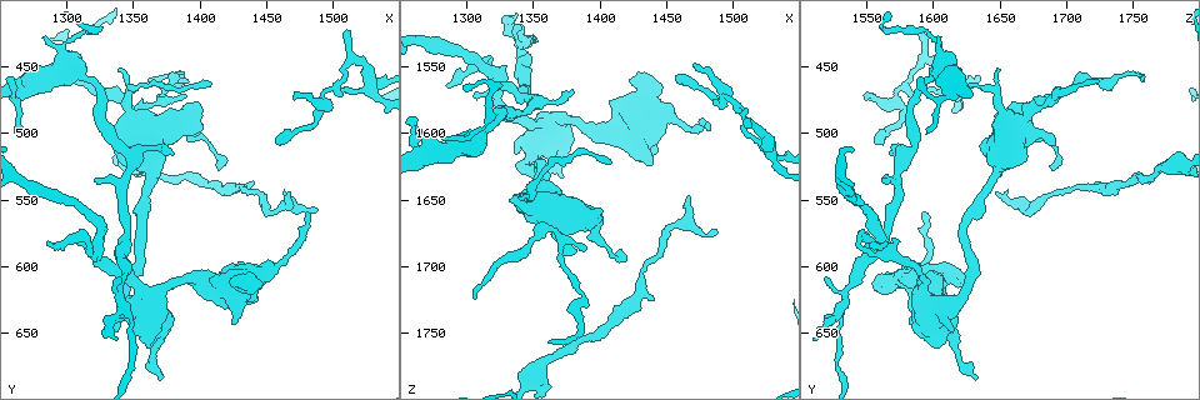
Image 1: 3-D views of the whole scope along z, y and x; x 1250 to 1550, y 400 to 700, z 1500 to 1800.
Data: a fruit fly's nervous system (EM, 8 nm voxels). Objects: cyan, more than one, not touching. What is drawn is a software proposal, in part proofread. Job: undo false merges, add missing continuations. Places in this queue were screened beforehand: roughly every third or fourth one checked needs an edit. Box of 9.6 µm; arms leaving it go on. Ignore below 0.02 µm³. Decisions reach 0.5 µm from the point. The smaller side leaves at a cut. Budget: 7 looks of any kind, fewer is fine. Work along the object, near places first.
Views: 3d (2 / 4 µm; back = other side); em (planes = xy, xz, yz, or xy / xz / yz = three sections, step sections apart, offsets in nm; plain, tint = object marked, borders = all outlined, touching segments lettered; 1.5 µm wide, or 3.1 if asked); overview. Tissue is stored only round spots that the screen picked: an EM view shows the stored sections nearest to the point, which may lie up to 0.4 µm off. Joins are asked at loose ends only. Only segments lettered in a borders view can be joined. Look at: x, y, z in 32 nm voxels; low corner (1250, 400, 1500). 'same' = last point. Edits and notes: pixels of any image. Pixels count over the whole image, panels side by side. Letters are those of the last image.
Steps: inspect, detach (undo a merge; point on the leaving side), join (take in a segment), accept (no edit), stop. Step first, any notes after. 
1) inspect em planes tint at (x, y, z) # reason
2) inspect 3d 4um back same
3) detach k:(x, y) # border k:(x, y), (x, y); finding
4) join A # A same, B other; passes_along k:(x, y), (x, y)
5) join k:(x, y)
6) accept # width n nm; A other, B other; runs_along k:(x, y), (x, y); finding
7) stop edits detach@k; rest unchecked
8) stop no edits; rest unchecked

inspect 3d 2um at (1380, 518, 1570) # free end

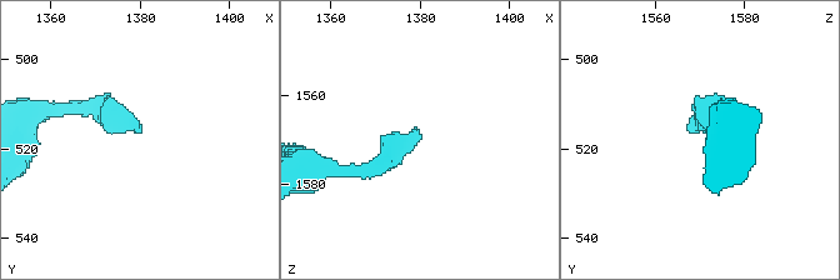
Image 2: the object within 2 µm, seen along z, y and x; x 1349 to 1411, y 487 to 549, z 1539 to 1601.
inspect em planes borders at (1380, 516, 1568) # shape alone is not enough

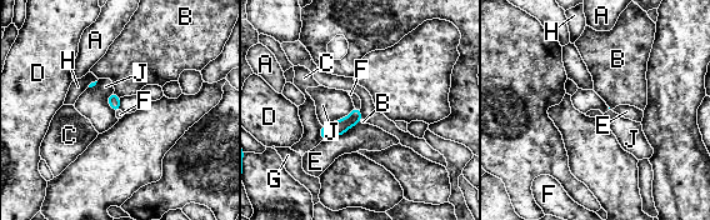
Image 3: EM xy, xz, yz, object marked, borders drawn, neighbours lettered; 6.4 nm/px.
join F # A other, B other, C other, D other, E other, F same, G other, H other, J other; passes_along 3:(340, 126), (355, 106), (356, 100); the neuron continues

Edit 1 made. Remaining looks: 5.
inspect em xy step 8 tint at (1340, 610, 1524) # branch stops here

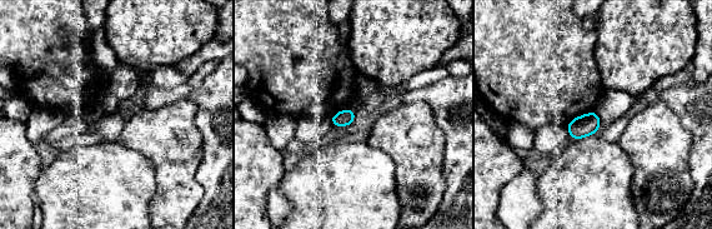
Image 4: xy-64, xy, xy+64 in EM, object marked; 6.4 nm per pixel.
inspect em planes borders same

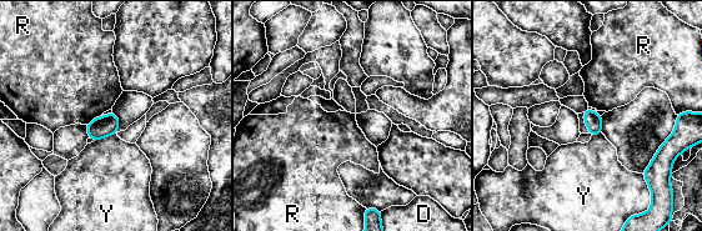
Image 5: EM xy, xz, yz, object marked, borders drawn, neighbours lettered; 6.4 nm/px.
accept # width 110 nm; longest_contact Y 170 nm; D other, R other, Y other; no lettered segment goes on from it

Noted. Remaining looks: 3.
inspect em planes borders at (1362, 536, 1644) # thick turns thin

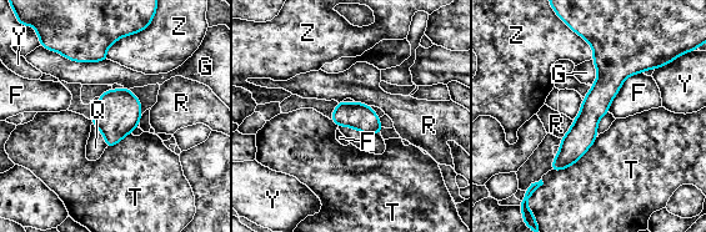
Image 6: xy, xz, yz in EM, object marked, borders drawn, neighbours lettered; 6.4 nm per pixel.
accept # longest_contact T 380 nm; F other, G other, Q other, R other, T other, Y other, Z other; runs_along 6:(597, 44), (605, 89), (555, 167); continuous, no second neuron

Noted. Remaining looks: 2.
stop edits join@3; rest unchecked

